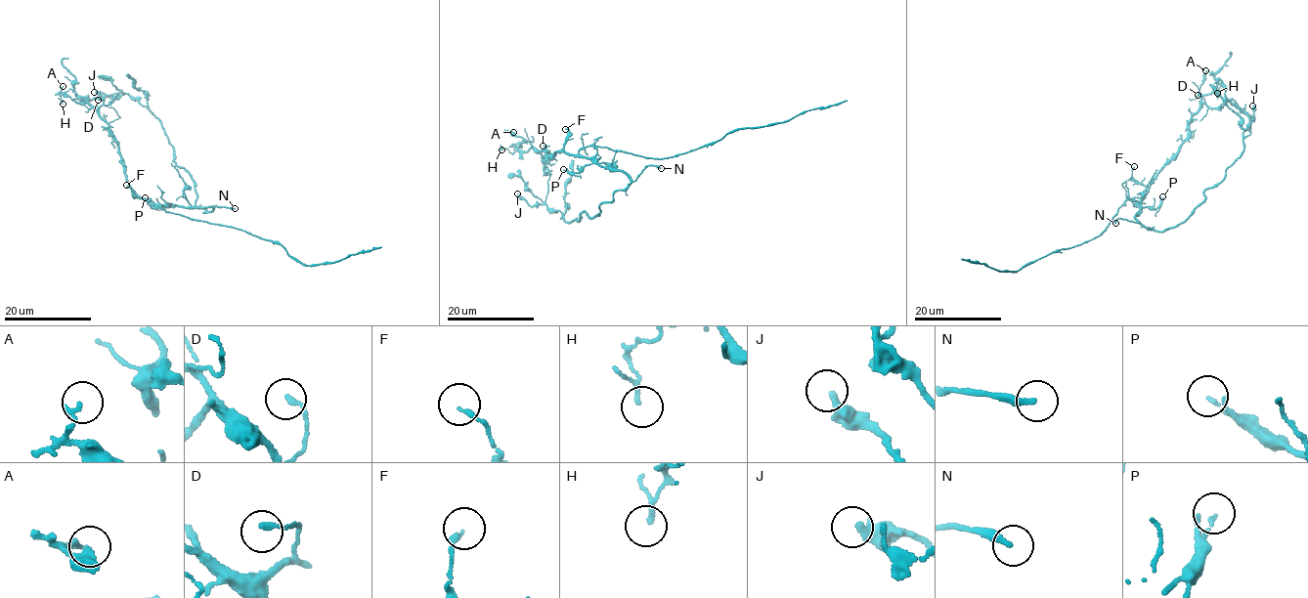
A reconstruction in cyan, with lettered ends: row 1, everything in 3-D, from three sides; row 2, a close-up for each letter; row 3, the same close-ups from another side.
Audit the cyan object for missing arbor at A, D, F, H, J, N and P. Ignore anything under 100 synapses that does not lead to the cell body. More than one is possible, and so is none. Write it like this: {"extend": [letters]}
{"extend": ["N"]}

